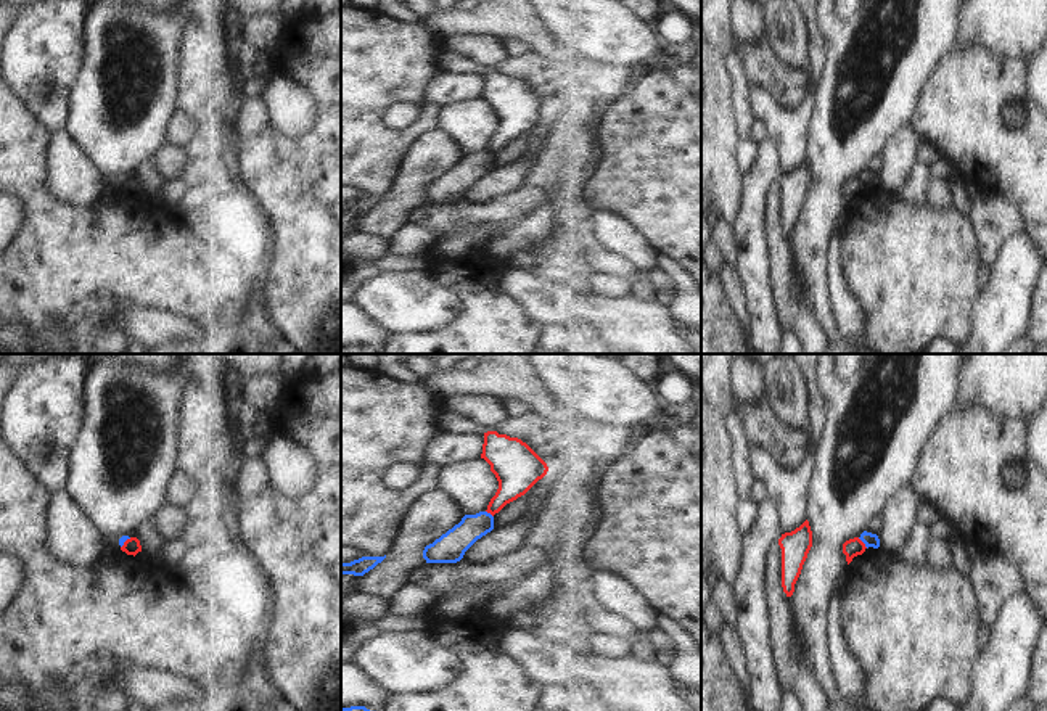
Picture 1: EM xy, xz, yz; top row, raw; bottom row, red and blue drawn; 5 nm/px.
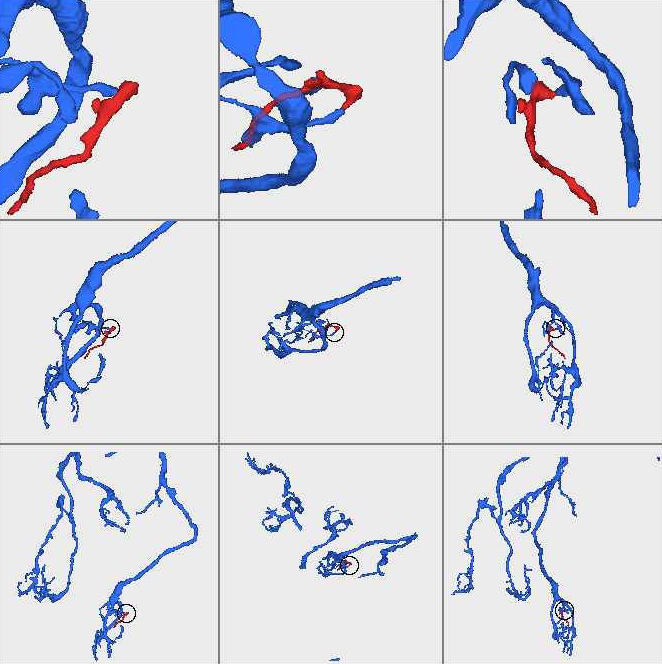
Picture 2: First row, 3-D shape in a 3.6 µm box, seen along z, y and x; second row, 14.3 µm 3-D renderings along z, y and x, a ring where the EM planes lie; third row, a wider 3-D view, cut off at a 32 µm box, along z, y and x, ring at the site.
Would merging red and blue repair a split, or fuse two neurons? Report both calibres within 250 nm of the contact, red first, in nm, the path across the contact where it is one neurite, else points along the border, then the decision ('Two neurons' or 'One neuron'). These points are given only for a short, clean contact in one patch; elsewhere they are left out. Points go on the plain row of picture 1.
Thickness 90 nm (red) against 70 nm. Boundary: yz (858, 177), (867, 187). Two neurons

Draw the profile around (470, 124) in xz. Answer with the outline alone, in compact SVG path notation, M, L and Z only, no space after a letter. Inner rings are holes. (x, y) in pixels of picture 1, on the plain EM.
M484 98L463 100L441 106L437 129L447 135L463 154L486 151L499 129L499 121Z

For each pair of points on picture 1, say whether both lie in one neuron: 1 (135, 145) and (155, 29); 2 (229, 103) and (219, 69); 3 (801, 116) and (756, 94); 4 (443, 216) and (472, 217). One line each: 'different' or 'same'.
1: same
2: same
3: same
4: same

